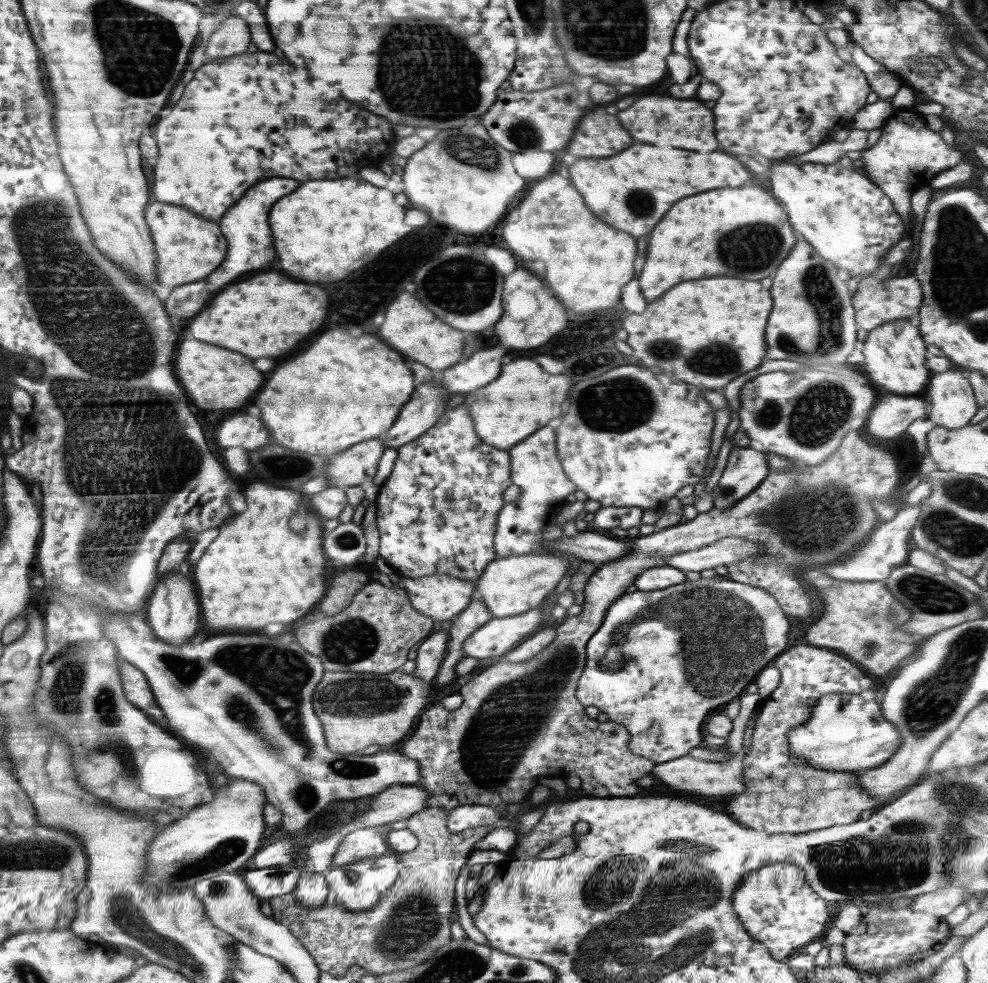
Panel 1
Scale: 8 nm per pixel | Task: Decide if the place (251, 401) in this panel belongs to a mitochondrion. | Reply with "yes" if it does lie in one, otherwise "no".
no

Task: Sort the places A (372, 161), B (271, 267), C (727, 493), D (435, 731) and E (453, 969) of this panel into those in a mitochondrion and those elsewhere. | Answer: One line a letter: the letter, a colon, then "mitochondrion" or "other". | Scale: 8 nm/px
A: other
B: other
C: mitochondrion
D: other
E: mitochondrion

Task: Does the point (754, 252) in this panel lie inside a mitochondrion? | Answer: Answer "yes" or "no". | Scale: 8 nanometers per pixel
yes

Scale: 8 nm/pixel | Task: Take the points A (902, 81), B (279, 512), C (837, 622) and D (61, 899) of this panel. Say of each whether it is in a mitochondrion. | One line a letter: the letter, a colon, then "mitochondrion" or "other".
A: other
B: other
C: other
D: other

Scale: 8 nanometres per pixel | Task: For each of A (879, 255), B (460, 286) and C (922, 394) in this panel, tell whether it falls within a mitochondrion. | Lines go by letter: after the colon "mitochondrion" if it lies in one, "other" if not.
A: other
B: mitochondrion
C: other

